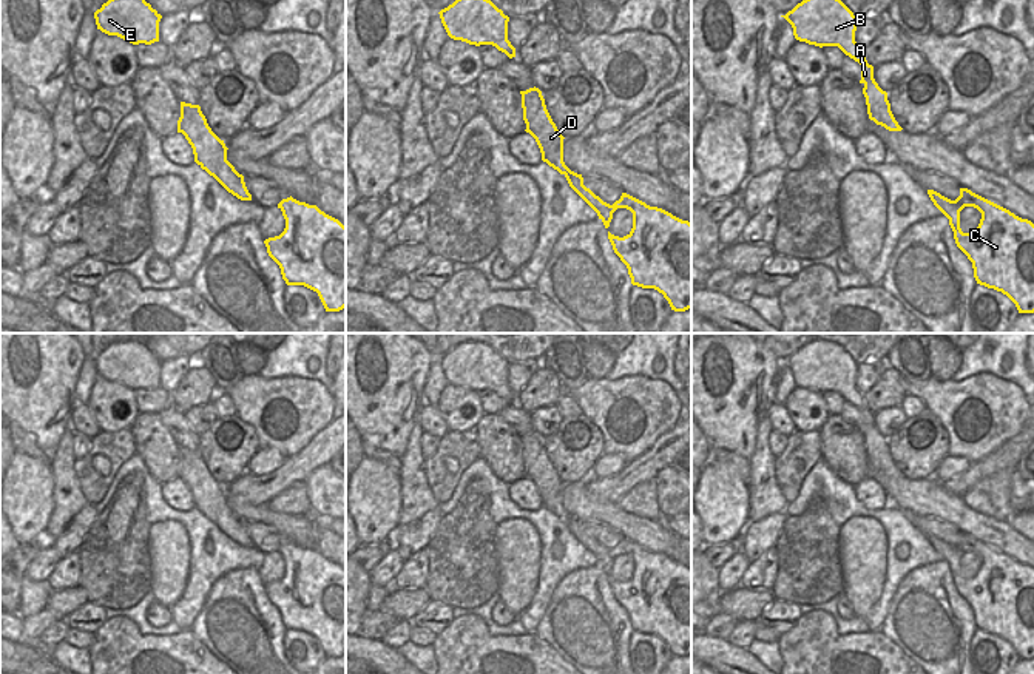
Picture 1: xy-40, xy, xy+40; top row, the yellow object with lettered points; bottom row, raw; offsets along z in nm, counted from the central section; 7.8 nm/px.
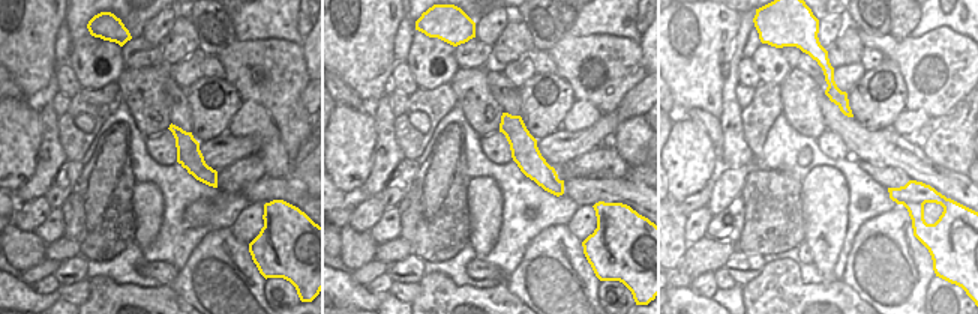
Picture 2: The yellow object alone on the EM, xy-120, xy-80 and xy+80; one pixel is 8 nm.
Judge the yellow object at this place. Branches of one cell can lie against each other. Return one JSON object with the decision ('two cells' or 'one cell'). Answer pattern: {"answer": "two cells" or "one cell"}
{"answer": "one cell"}

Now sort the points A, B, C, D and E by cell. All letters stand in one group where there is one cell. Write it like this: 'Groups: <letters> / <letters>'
Groups: A B C D E.

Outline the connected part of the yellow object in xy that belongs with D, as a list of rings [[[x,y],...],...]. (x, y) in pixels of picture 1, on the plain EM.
[[[534,432],[520,440],[525,477],[536,484],[542,506],[566,523],[569,532],[597,558],[605,574],[610,572],[617,554],[633,558],[633,574],[627,581],[619,583],[608,577],[614,598],[628,614],[631,629],[657,635],[674,657],[691,654],[691,569],[627,538],[613,551],[603,548],[583,531],[582,520],[565,511],[565,483],[552,467],[542,436]]]

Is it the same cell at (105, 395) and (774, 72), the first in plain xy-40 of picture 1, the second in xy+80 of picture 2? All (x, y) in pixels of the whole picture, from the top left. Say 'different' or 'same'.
same

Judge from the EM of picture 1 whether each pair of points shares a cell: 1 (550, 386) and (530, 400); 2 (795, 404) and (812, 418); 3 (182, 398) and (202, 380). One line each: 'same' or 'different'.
1: same
2: same
3: same

